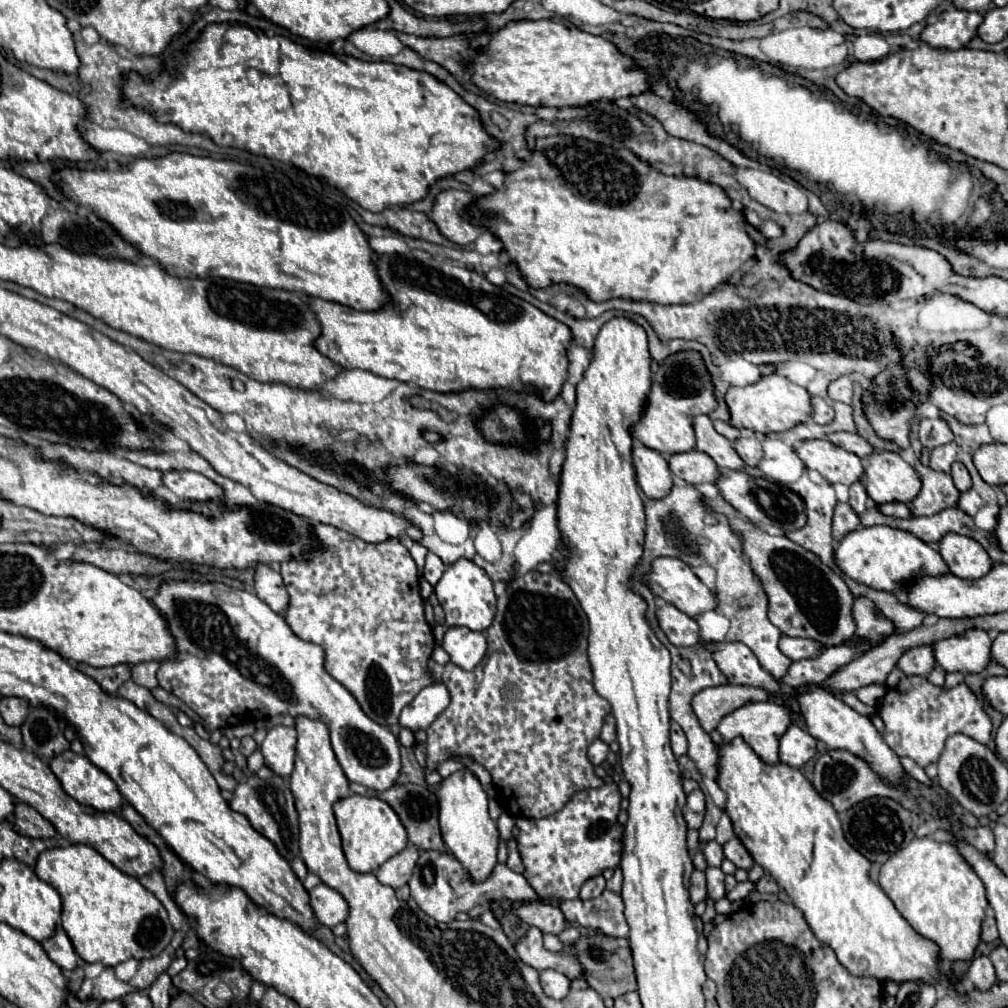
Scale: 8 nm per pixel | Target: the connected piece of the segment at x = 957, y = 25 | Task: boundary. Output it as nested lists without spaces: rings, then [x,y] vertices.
[[[943,11],[937,23],[927,25],[921,33],[921,41],[933,49],[957,51],[965,47],[983,23],[983,15],[975,11]]]

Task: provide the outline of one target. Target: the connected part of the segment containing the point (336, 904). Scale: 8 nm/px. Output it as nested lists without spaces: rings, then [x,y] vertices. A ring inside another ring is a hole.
[[[319,883],[309,891],[311,895],[311,907],[317,915],[317,921],[325,927],[333,927],[341,921],[347,919],[349,915],[349,905],[343,899],[343,895],[335,889],[331,889],[325,883]]]

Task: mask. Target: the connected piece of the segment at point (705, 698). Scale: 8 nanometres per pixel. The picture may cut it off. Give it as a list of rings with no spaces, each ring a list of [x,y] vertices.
[[[719,685],[719,687],[707,687],[695,693],[691,707],[693,707],[693,713],[697,715],[699,725],[709,733],[718,726],[725,713],[731,713],[733,709],[745,705],[745,701],[781,703],[775,697],[769,697],[765,689],[749,689],[743,685]]]

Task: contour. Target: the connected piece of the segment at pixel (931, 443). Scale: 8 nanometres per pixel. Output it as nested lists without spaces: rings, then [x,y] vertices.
[[[921,419],[917,437],[919,437],[921,445],[927,449],[935,449],[939,445],[953,441],[953,433],[943,419]]]

